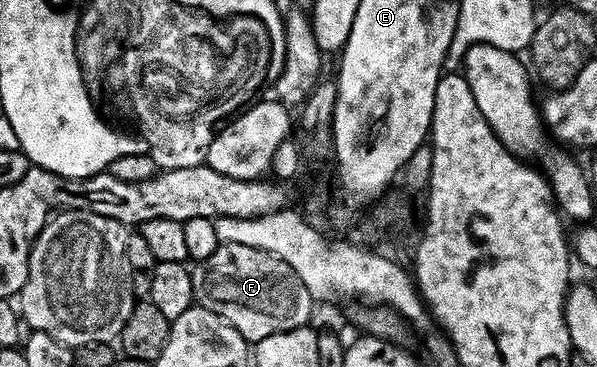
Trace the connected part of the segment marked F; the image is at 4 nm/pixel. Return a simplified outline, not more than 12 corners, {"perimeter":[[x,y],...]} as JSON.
{"perimeter":[[221,243],[193,266],[193,300],[250,345],[309,326],[302,277]]}

